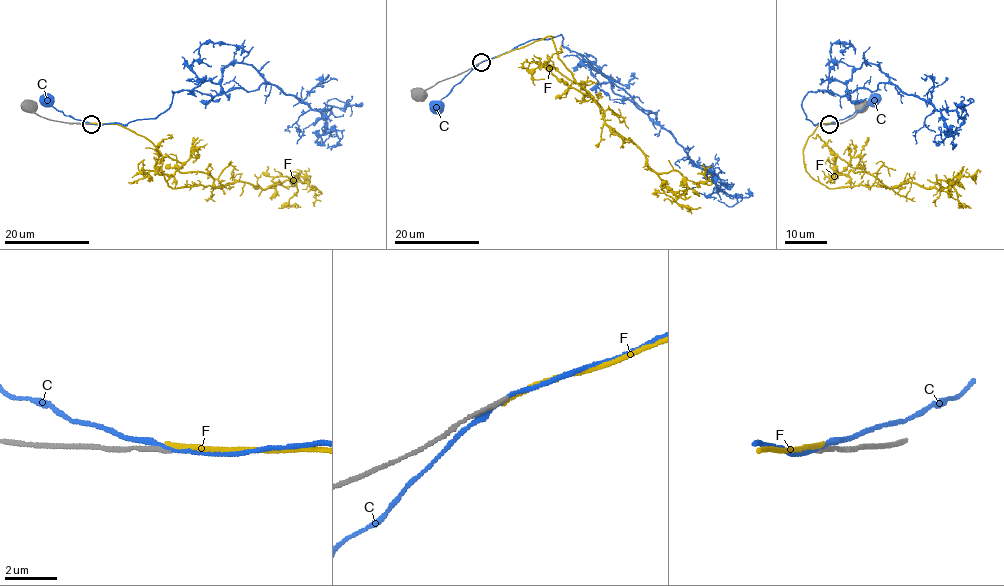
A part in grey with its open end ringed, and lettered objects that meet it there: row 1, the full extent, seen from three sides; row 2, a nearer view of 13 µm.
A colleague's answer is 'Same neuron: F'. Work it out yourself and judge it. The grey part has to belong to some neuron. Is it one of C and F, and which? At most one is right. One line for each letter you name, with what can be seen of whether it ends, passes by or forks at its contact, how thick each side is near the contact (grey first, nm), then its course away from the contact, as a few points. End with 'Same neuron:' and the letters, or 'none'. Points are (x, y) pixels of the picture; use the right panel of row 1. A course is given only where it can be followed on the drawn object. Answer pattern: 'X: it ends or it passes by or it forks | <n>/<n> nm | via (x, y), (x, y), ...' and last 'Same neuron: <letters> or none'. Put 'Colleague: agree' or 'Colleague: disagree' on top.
Colleague: disagree
Same neuron: none

